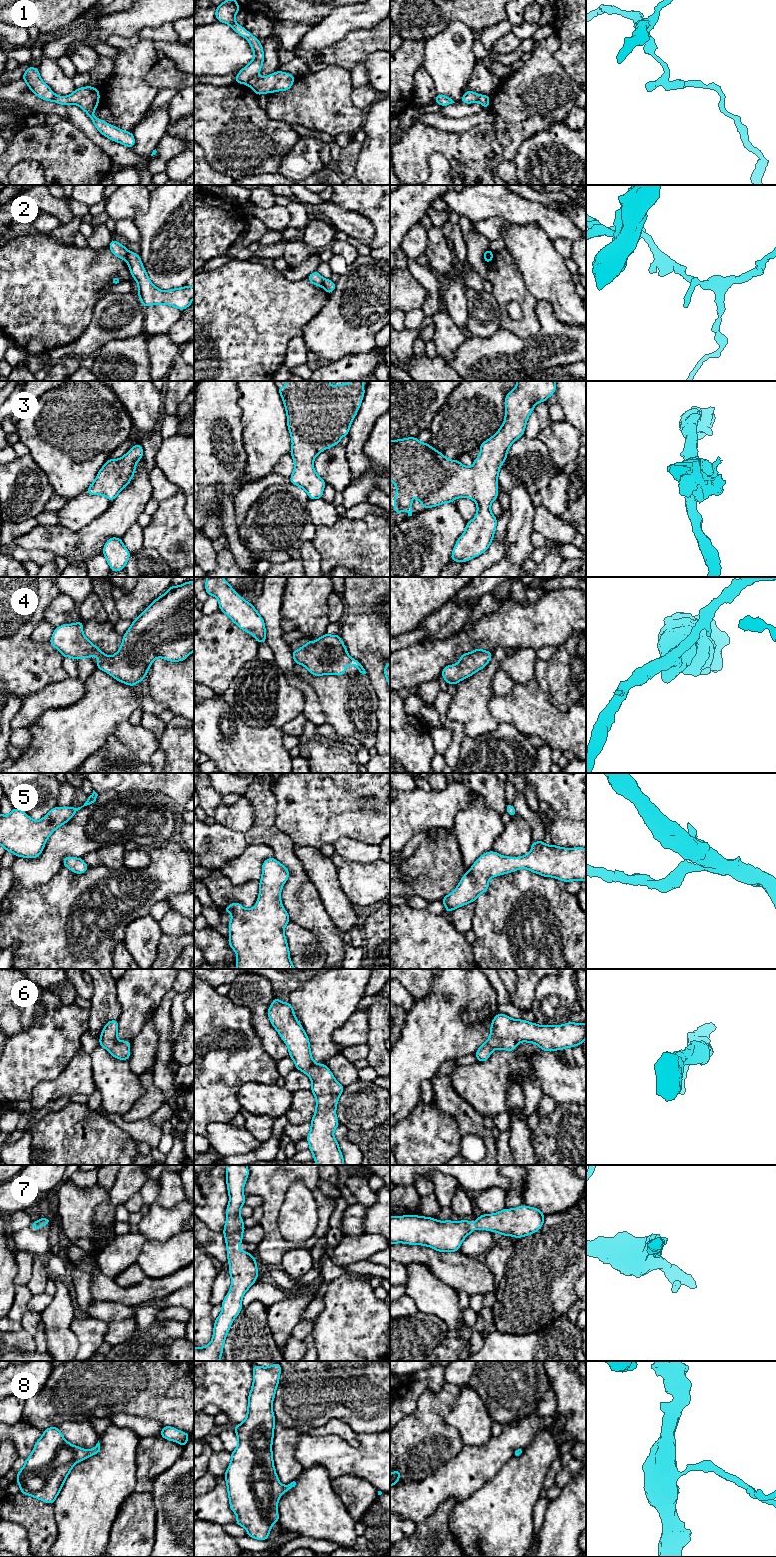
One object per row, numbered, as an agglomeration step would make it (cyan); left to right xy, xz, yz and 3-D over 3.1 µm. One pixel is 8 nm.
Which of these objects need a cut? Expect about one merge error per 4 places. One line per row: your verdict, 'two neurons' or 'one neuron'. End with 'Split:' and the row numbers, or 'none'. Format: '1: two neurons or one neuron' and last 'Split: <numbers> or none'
1: two neurons
2: two neurons
3: one neuron
4: one neuron
5: one neuron
6: one neuron
7: one neuron
8: one neuron
Split: 1, 2

